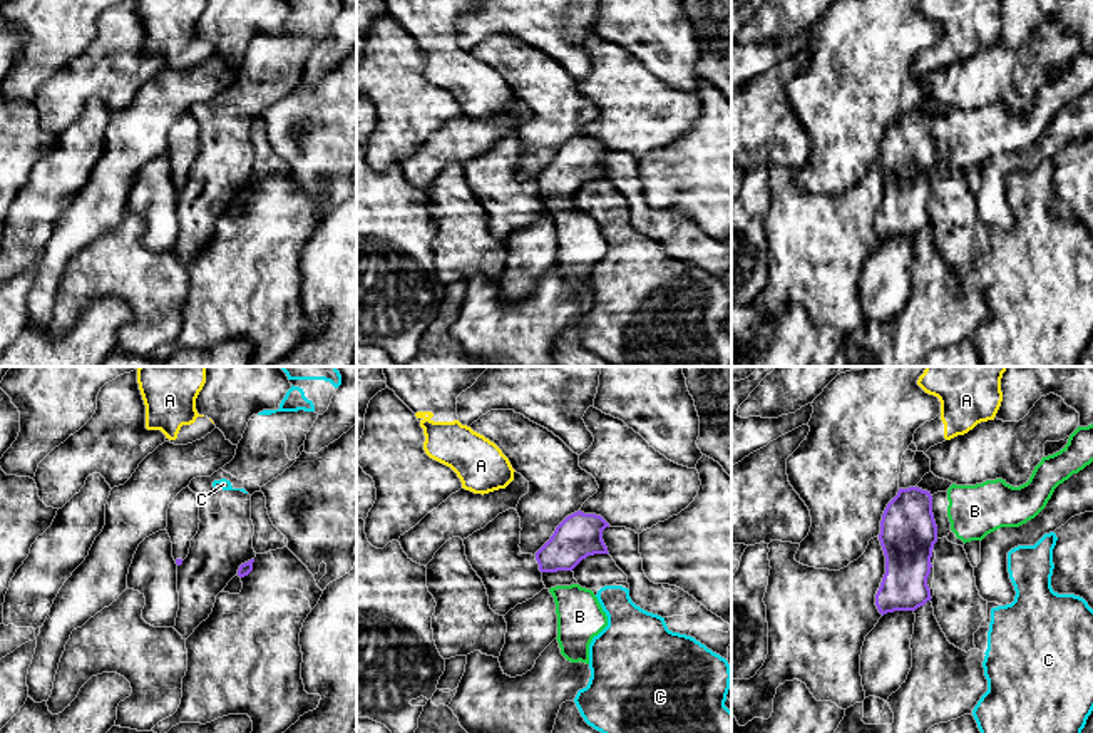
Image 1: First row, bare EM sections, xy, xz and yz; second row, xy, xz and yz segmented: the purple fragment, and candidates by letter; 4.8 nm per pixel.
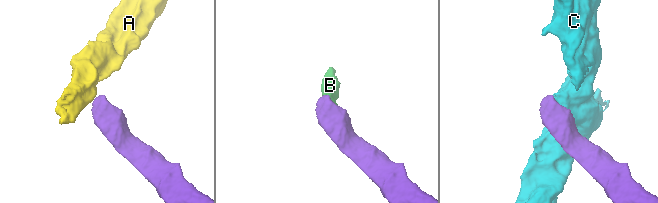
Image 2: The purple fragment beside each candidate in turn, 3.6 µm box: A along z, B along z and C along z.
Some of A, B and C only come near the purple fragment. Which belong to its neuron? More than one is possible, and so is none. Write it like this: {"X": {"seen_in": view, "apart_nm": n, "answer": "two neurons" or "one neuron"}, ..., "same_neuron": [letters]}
{"A": {"seen_in": "yz", "apart_nm": 260, "answer": "two neurons"}, "B": {"seen_in": "yz", "apart_nm": 70, "answer": "one neuron"}, "C": {"seen_in": "xz", "apart_nm": 160, "answer": "two neurons"}, "same_neuron": ["B"]}

